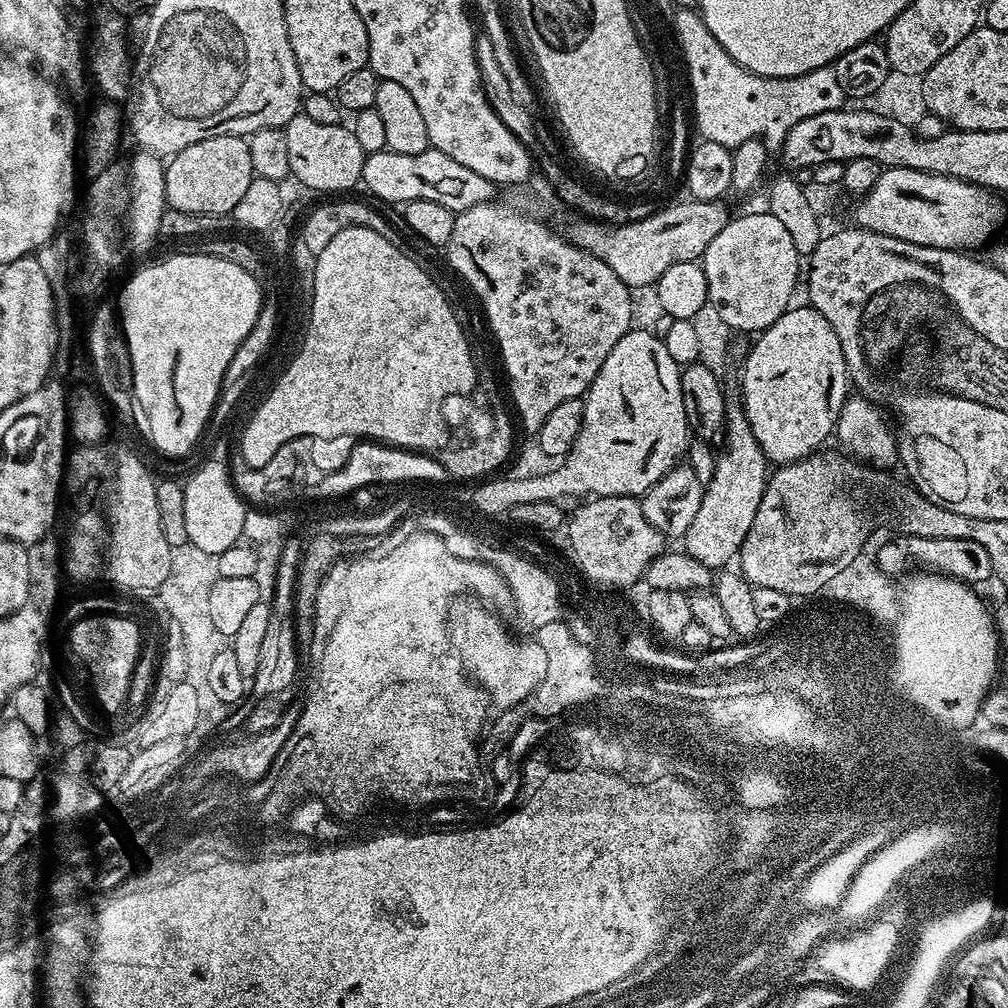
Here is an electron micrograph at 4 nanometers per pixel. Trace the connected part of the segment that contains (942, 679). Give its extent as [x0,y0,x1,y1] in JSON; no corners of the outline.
[896,574,998,724]

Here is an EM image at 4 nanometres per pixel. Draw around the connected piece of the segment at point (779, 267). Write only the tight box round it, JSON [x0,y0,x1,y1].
[702,210,802,334]

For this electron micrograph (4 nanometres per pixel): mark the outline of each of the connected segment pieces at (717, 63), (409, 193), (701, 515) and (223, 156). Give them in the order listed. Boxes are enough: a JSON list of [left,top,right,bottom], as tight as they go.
[[675,7,846,150],[363,146,498,214],[682,402,770,570],[164,136,254,216]]

